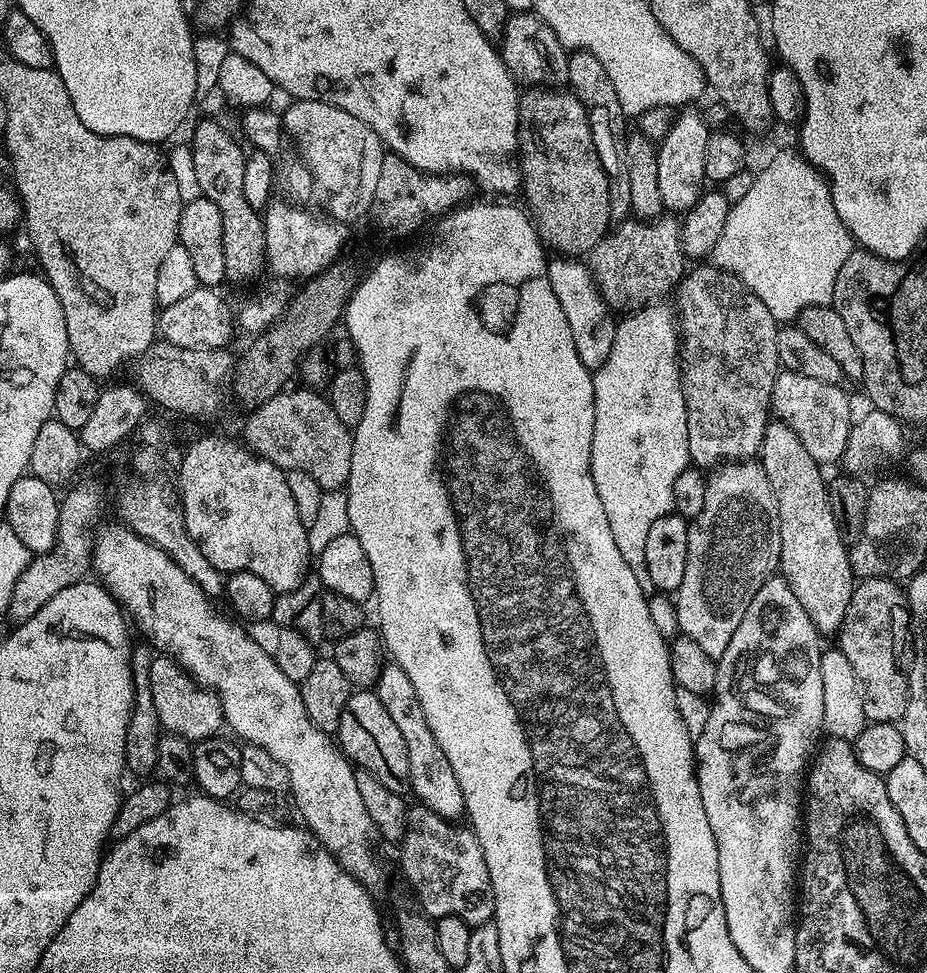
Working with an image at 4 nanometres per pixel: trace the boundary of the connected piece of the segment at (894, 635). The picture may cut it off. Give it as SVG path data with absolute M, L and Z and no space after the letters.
M861 579L852 589L850 606L838 633L838 647L854 666L864 701L865 721L891 724L904 718L908 701L908 674L904 652L910 648L910 621L905 589L894 580Z

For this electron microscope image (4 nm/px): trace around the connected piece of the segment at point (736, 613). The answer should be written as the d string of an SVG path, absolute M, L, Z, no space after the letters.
M748 458L743 462L724 462L707 477L706 503L697 516L691 517L688 525L688 545L686 546L686 570L682 574L682 586L674 593L676 600L676 624L683 635L694 638L712 660L720 660L726 654L726 646L730 646L730 638L734 638L734 630L738 630L738 622L742 622L742 614L746 614L746 606L762 590L762 586L777 575L780 570L780 551L782 550L782 534L780 533L780 515L778 514L778 498L776 491L770 486L770 478L766 478L766 470L755 459Z

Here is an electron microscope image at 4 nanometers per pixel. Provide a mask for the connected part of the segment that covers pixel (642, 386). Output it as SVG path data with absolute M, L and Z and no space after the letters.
M653 302L637 312L629 312L617 323L610 358L592 372L594 382L594 438L592 439L592 477L602 498L602 510L610 521L614 543L625 550L642 550L646 534L658 518L673 511L674 478L690 466L686 402L680 385L678 359L678 320L667 303Z

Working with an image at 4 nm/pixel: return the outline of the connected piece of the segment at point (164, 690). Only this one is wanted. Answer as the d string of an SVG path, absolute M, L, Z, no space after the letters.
M153 655L150 662L150 695L154 698L154 710L158 710L160 726L165 733L195 742L215 736L225 727L224 711L215 692L197 684L171 656Z

